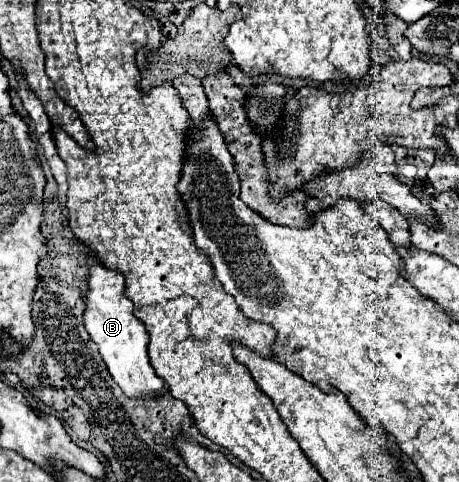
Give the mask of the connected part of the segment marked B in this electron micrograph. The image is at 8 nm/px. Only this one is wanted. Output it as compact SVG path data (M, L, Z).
M87 251L89 265L89 293L85 297L85 329L91 335L93 343L97 343L103 363L111 373L113 381L123 389L123 393L131 399L153 399L159 397L165 389L165 383L157 377L149 363L147 343L149 333L145 325L133 315L133 303L125 295L123 275L111 271L99 263L95 253Z

